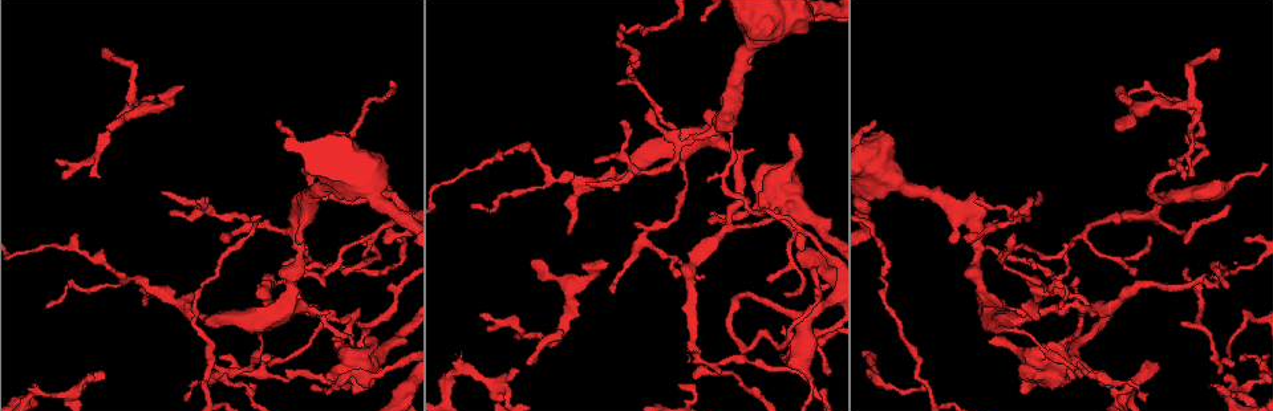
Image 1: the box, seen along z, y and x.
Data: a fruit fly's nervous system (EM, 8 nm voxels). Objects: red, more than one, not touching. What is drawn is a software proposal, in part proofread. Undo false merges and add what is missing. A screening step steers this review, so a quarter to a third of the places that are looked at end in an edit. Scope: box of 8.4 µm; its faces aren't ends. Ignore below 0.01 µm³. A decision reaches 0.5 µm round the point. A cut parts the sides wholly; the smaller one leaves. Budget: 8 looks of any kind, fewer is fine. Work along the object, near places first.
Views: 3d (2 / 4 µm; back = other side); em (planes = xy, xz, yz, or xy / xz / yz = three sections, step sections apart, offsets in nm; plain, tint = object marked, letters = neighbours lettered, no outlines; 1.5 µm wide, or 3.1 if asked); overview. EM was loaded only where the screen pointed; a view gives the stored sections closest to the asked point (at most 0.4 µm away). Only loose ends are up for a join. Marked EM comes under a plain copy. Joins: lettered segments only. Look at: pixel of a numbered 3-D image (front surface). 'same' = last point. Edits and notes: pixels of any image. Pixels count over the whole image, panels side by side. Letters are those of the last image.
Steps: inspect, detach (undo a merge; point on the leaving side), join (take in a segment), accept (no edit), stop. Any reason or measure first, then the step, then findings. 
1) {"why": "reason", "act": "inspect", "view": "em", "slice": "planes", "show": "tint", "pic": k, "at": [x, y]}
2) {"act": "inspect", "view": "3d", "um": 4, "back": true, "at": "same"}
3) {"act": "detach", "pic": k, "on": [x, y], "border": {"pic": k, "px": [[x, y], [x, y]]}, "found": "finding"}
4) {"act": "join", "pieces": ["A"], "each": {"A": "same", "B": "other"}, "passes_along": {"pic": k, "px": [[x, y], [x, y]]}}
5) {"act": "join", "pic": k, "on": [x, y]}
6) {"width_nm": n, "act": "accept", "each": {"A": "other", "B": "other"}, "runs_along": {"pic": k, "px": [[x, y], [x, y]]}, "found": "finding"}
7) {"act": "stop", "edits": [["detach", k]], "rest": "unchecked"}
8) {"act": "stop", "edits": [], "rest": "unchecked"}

{"why": "thin end", "act": "inspect", "view": "em", "slice": "yz", "step": 8, "show": "letters", "pic": 1, "at": [710, 215]}

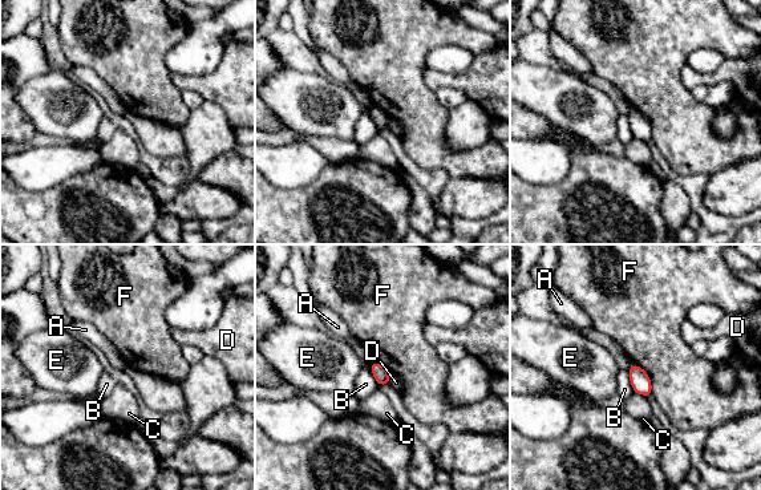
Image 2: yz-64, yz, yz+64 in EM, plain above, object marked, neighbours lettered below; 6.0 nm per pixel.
{"why": "another direction", "act": "inspect", "view": "em", "slice": "xy", "step": 8, "show": "letters", "at": "same"}

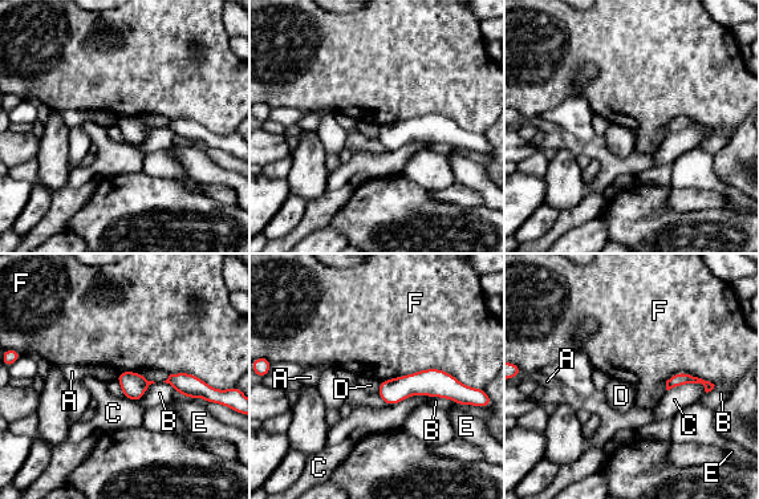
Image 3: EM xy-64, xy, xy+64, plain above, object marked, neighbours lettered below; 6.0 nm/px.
{"width_nm": 150, "act": "accept", "each": {"A": "other", "B": "other", "C": "other", "D": "other", "E": "other", "F": "other"}, "runs_along": {"pic": 3, "px": [[457, 385], [405, 385], [381, 392]]}, "found": "no lettered segment goes on from it"}

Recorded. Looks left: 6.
{"act": "inspect", "view": "3d", "um": 2, "pic": 1, "at": [704, 361]}

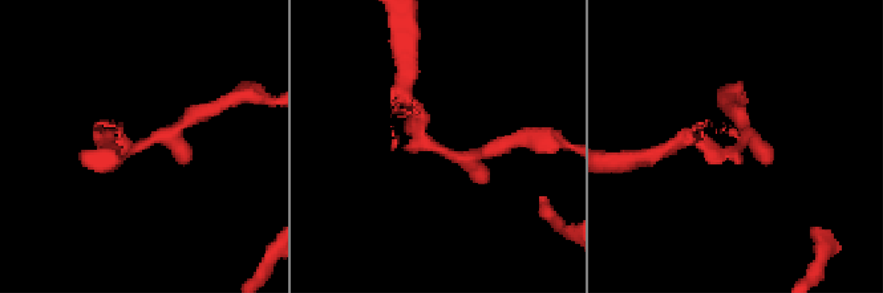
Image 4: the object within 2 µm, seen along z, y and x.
{"why": "shape alone is not enough", "act": "inspect", "view": "em", "slice": "yz", "step": 8, "show": "letters", "pic": 4, "at": [143, 145]}

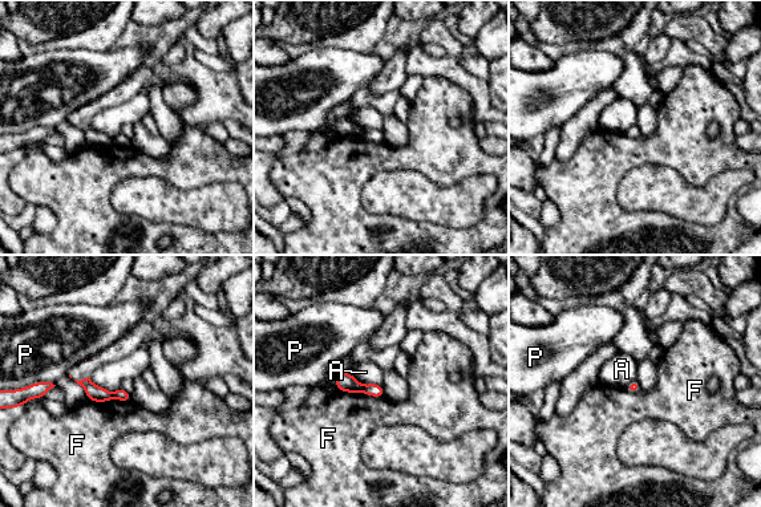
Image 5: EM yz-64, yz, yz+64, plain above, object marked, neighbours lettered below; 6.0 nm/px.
{"width_nm": 70, "act": "detach", "pic": 5, "on": [376, 390], "each": {"A": "other", "F": "other", "P": "other"}, "border": {"pic": 5, "px": [[363, 386], [364, 392]]}, "found": "a second neuron is stuck on"}

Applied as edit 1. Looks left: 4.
{"why": "tapers out", "act": "inspect", "view": "em", "slice": "planes", "show": "letters", "pic": 1, "at": [533, 259]}

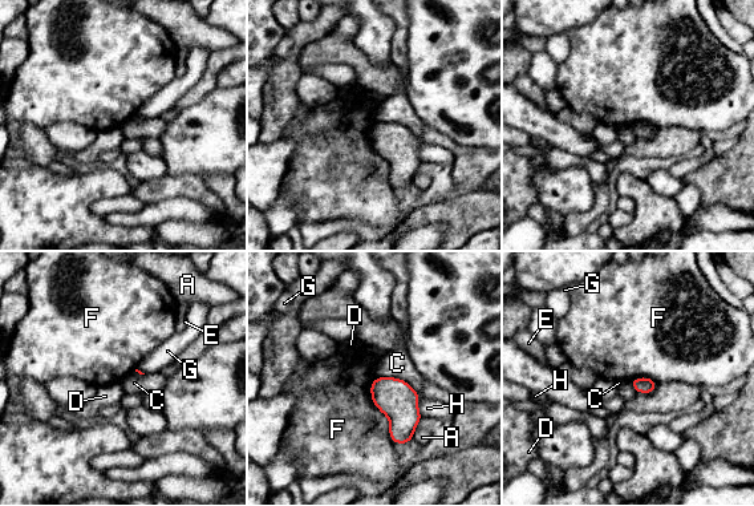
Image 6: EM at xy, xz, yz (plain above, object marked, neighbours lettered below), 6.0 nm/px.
{"act": "accept", "each": {"A": "other", "C": "other", "D": "other", "E": "other", "F": "other", "G": "other", "H": "other"}, "border": {"pic": 6, "px": [[376, 376], [371, 400], [392, 442]]}, "found": "none of them fits"}

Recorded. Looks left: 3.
{"act": "stop", "edits": [["detach", 5]], "rest": "unchecked"}

